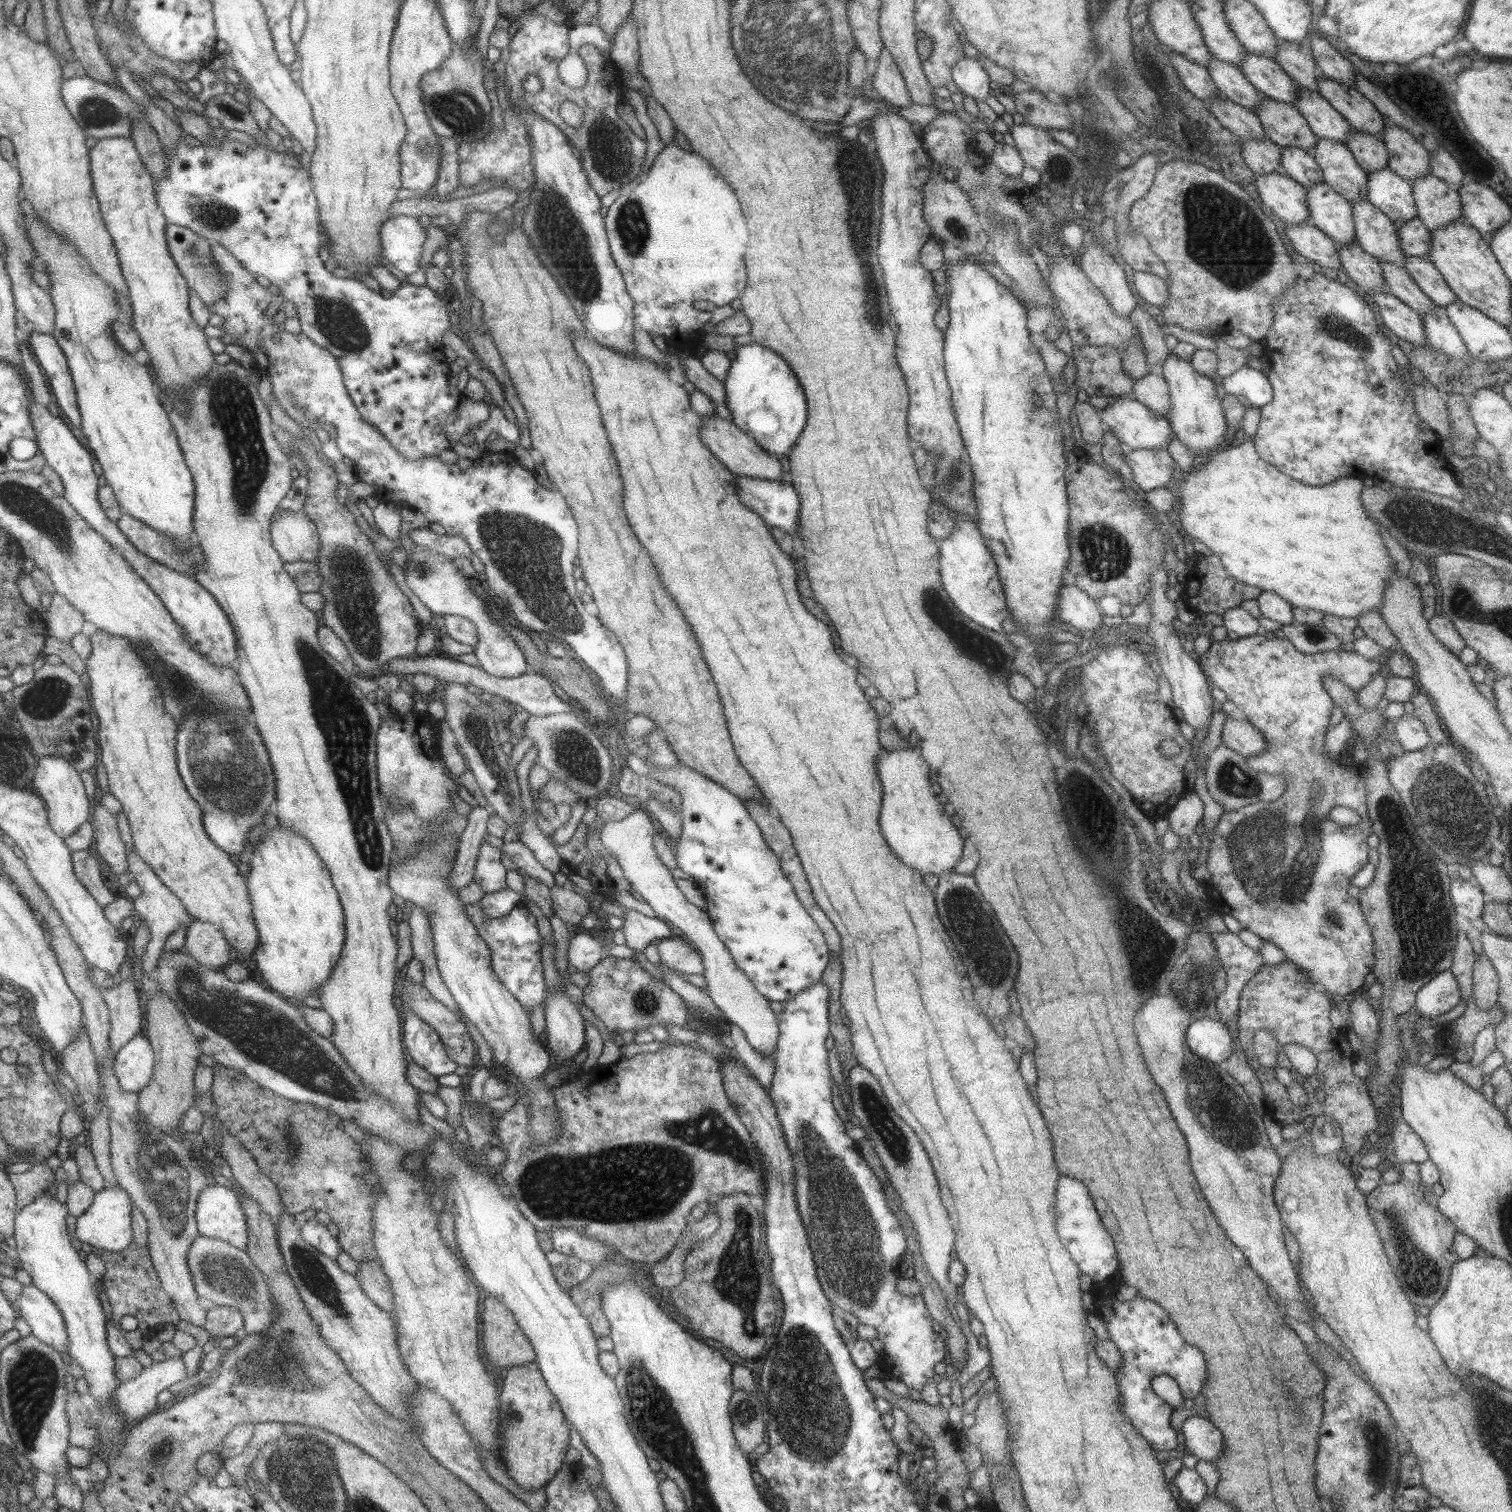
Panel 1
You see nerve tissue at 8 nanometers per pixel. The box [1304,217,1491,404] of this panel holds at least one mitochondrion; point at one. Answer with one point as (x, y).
(1333, 325)

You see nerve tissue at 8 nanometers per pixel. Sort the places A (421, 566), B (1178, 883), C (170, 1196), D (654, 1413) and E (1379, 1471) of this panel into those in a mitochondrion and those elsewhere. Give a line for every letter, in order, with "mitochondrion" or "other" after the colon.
A: mitochondrion
B: other
C: mitochondrion
D: mitochondrion
E: mitochondrion

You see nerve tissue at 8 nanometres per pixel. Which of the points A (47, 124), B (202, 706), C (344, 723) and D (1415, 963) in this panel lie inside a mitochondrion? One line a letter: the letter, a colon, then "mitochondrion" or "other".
A: other
B: mitochondrion
C: mitochondrion
D: mitochondrion

